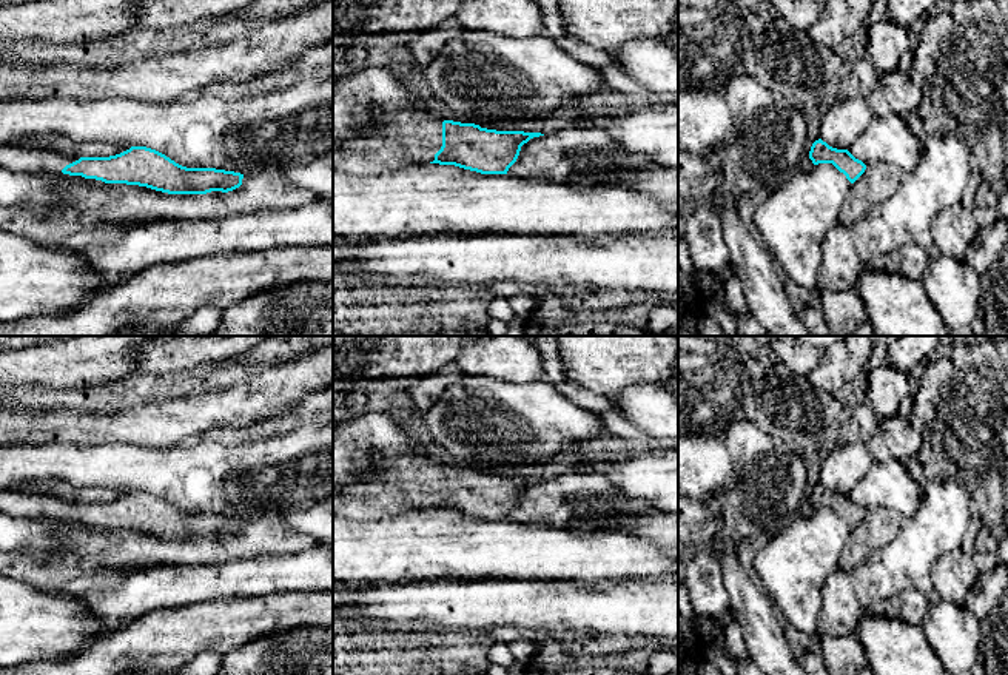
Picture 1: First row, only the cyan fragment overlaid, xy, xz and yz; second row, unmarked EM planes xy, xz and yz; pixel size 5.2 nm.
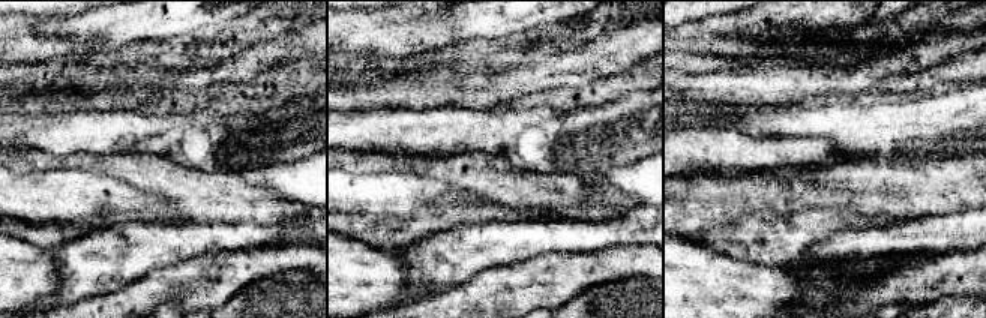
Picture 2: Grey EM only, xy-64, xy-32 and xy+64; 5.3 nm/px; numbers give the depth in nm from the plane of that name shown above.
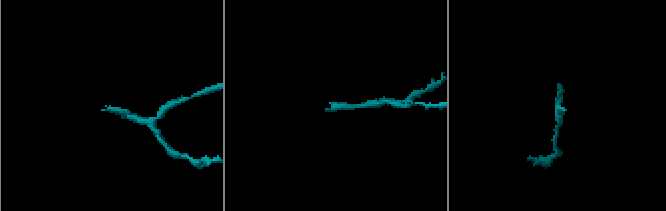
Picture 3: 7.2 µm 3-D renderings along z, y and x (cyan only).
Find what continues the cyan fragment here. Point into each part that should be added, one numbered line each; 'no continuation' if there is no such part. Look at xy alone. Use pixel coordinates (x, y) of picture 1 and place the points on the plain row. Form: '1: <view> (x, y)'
1: xy (14, 503)

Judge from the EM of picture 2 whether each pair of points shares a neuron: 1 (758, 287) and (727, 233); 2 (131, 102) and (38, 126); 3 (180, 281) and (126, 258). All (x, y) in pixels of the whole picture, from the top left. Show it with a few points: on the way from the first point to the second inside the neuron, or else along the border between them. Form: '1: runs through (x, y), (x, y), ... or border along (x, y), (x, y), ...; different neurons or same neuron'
1: border along (691, 237), (724, 252); different neurons
2: border along (134, 108), (102, 107), (78, 110); different neurons
3: border along (186, 260), (146, 272), (122, 287); different neurons

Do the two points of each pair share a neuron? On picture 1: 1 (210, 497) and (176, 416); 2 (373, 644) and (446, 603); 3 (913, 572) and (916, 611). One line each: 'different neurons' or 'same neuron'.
1: different neurons
2: different neurons
3: different neurons

